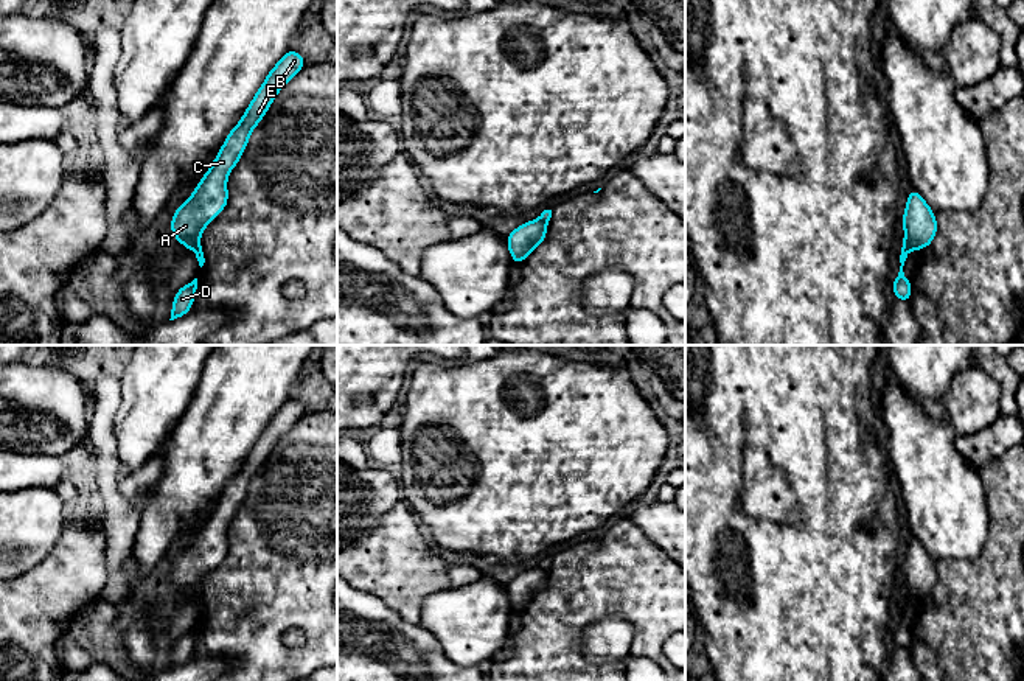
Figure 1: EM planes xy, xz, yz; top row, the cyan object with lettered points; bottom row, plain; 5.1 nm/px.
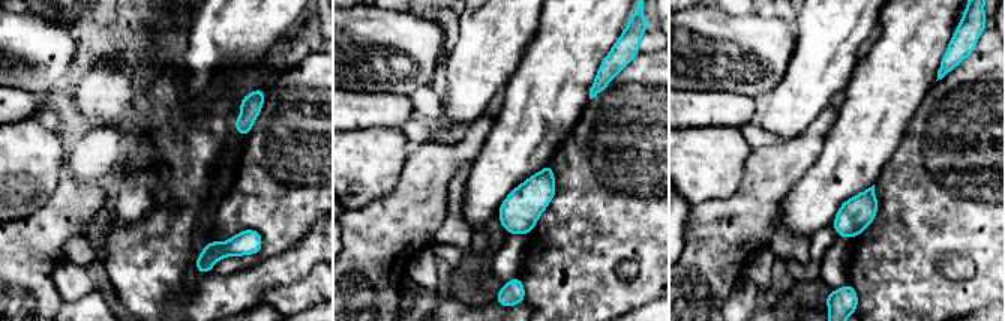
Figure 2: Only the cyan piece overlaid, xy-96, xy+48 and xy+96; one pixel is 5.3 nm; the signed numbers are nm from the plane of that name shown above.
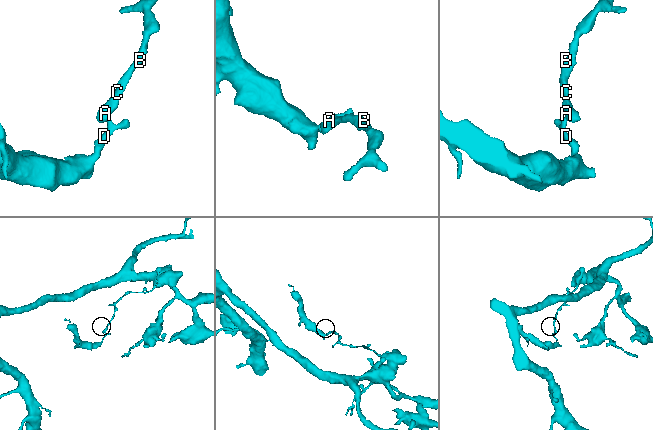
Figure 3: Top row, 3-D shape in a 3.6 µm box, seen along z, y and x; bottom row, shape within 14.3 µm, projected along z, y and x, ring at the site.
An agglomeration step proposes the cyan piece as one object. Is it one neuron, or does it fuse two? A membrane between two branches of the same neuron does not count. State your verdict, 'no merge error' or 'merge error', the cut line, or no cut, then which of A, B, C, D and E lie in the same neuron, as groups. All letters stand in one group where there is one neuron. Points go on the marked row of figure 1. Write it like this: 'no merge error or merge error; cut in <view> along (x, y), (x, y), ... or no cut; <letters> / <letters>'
merge error; cut in xy along (198, 240), (191, 247); A B C E / D

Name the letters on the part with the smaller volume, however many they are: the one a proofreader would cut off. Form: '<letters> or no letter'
D

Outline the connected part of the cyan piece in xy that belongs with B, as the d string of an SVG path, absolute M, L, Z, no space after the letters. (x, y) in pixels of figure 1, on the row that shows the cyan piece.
M292 48L277 62L250 101L241 121L228 132L213 165L204 174L190 199L172 215L171 233L188 250L200 239L202 230L227 207L227 177L239 162L250 131L264 118L277 93L306 65Z

